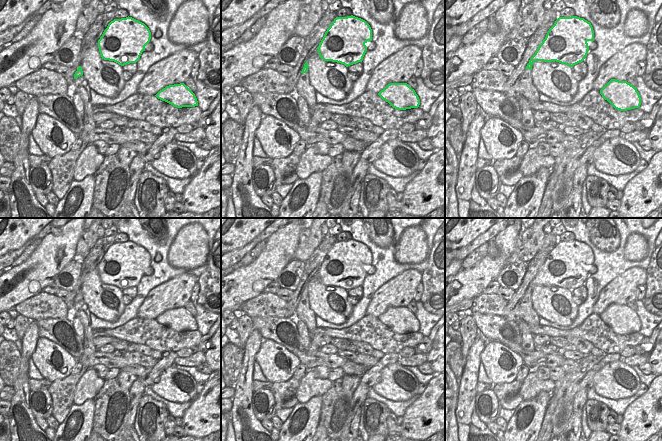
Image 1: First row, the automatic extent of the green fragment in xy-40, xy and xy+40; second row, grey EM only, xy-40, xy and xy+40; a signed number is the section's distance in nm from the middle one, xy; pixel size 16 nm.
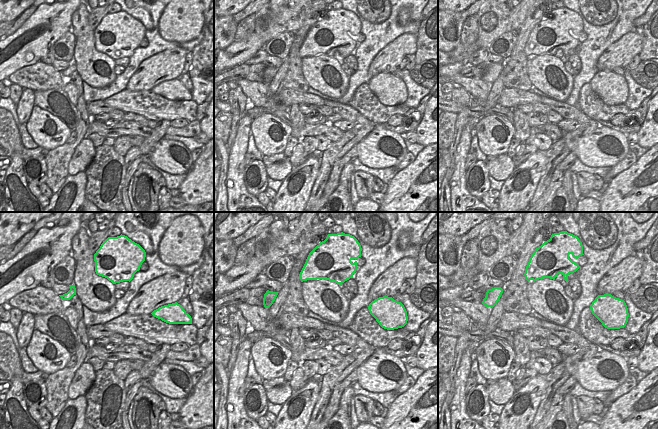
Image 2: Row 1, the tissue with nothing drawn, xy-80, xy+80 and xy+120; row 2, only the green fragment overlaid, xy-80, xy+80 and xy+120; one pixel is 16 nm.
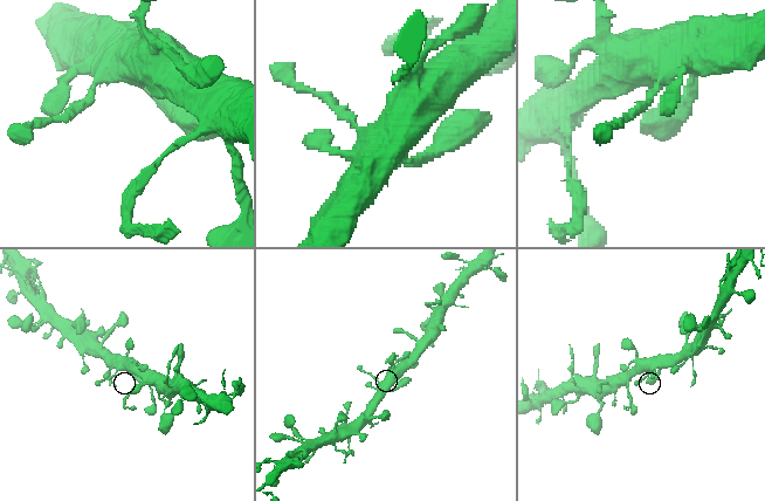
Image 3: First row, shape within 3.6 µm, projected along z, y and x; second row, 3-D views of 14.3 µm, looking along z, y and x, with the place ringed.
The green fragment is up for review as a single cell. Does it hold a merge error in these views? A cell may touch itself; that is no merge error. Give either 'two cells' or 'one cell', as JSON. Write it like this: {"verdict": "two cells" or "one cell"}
{"verdict": "one cell"}

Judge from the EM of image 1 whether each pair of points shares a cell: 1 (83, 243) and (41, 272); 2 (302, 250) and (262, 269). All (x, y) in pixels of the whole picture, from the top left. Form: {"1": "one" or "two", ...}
{"1": "two", "2": "two"}

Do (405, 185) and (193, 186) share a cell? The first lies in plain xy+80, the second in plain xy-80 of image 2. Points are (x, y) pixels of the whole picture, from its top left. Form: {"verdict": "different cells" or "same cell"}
{"verdict": "same cell"}

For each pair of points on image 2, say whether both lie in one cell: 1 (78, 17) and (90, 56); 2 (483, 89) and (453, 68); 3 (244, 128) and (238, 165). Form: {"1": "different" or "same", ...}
{"1": "same", "2": "same", "3": "same"}

